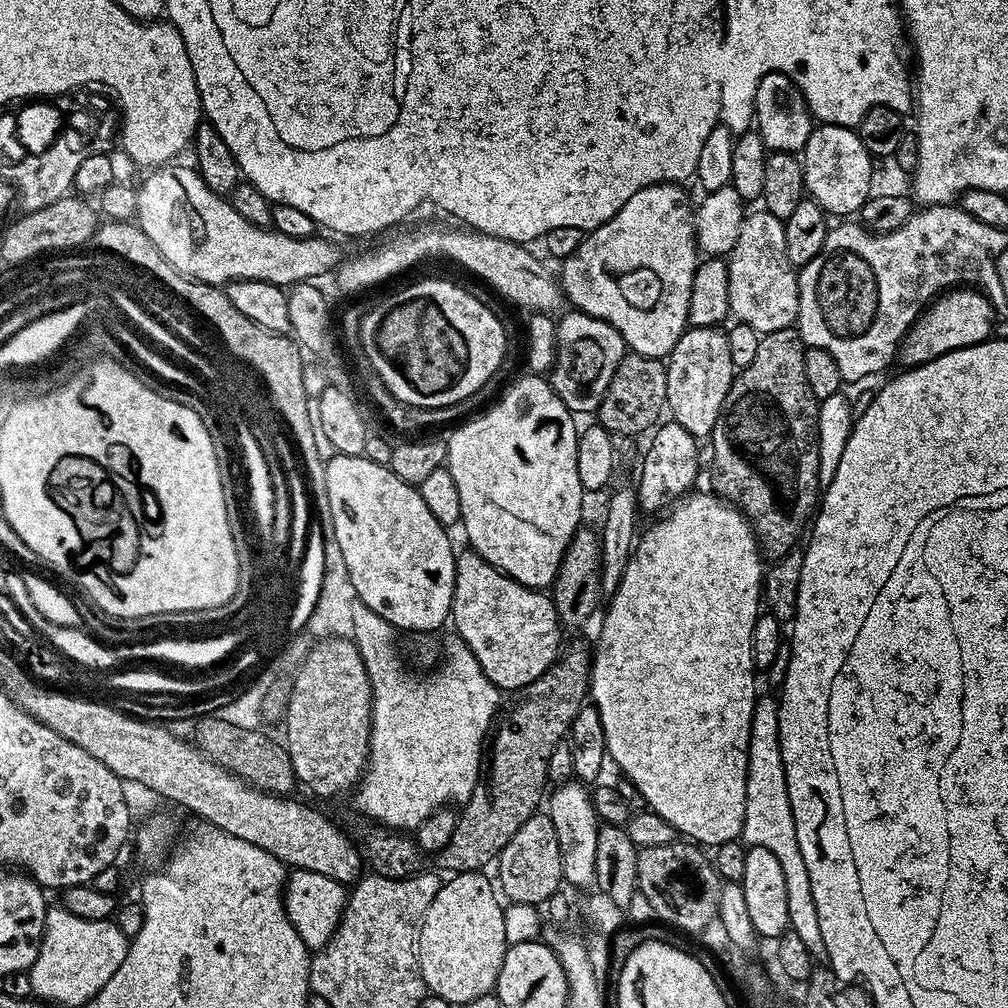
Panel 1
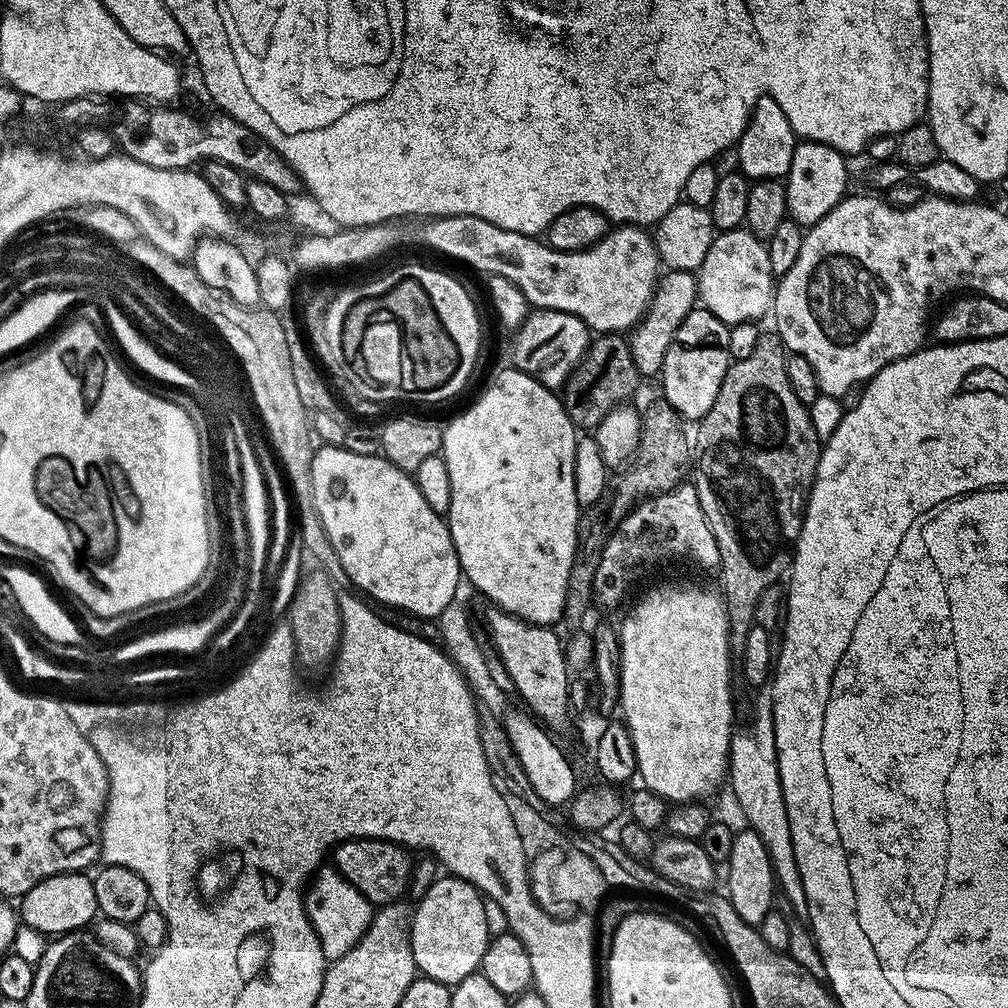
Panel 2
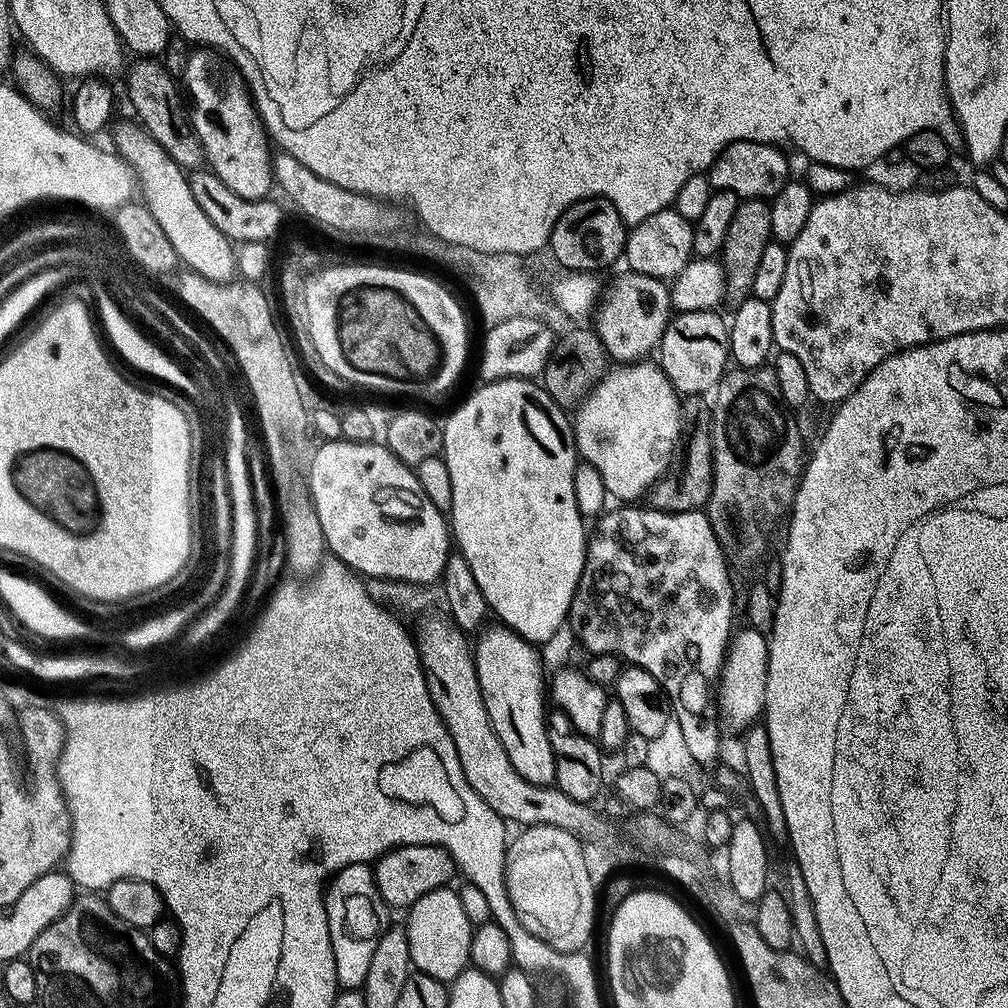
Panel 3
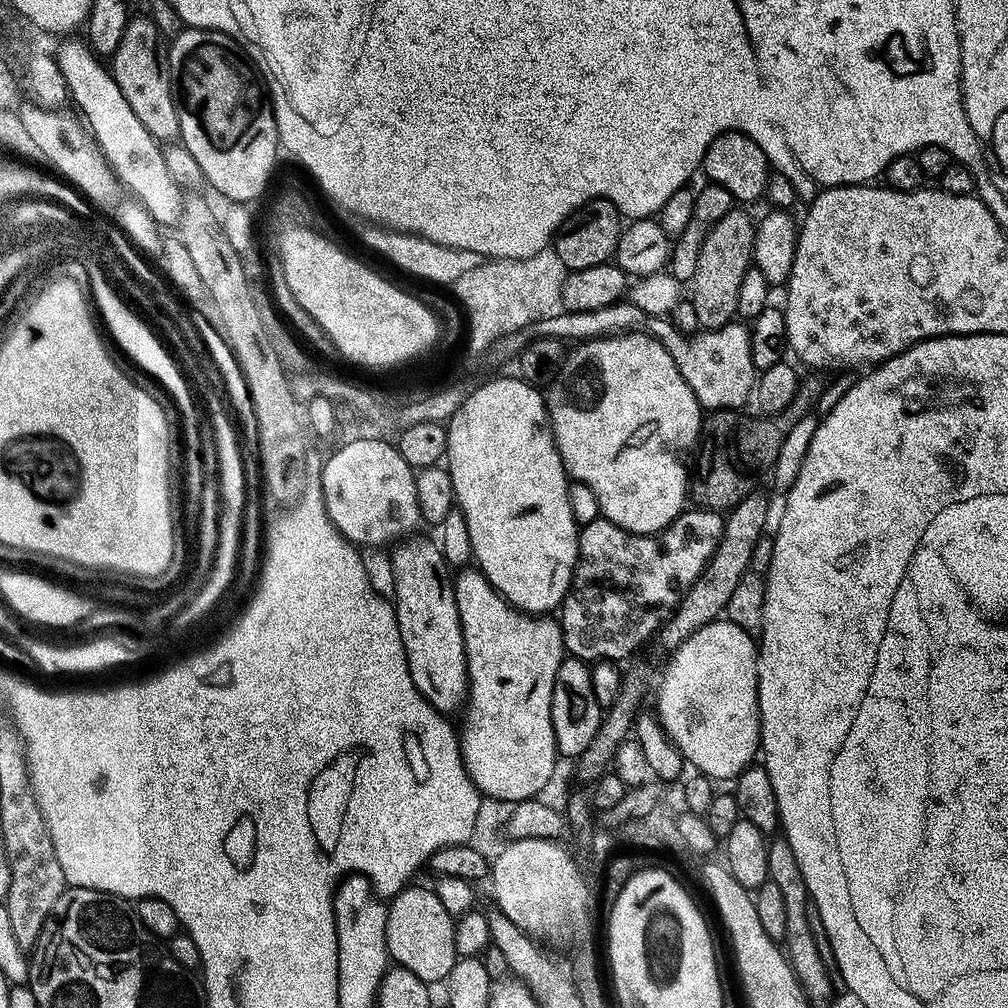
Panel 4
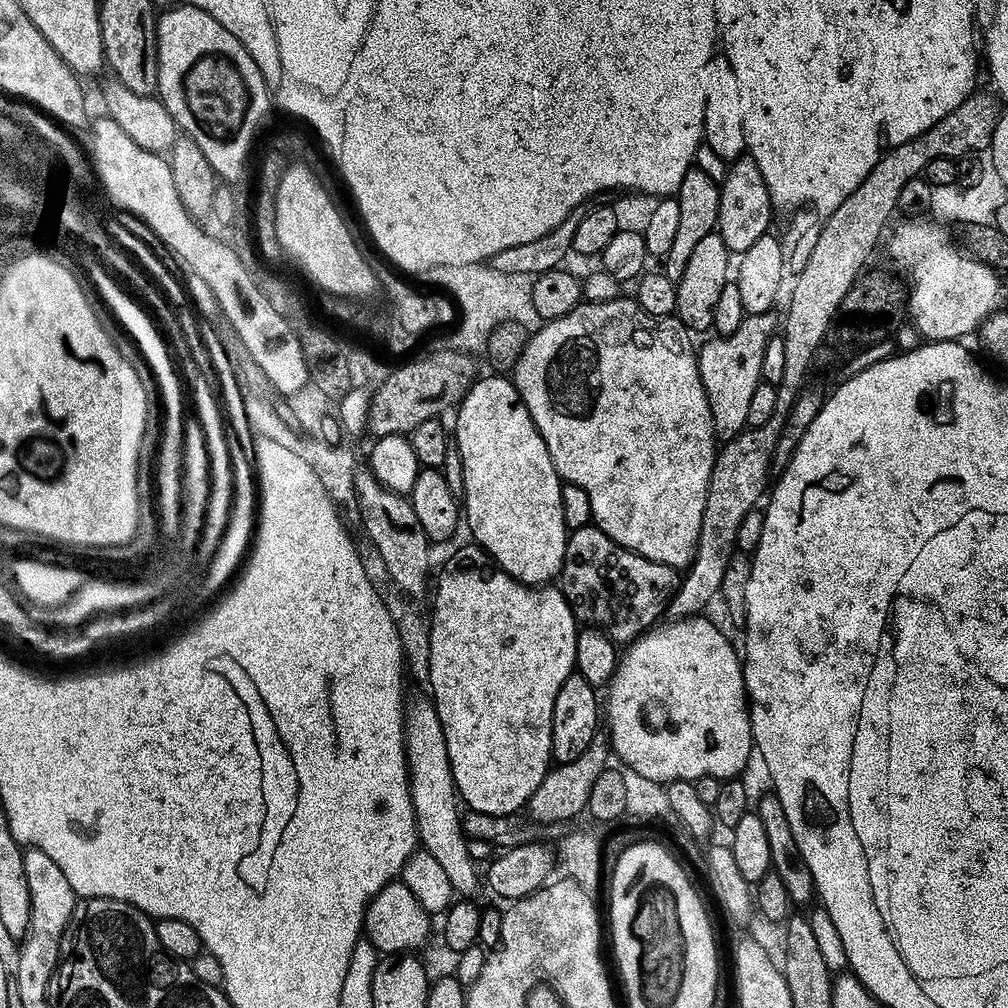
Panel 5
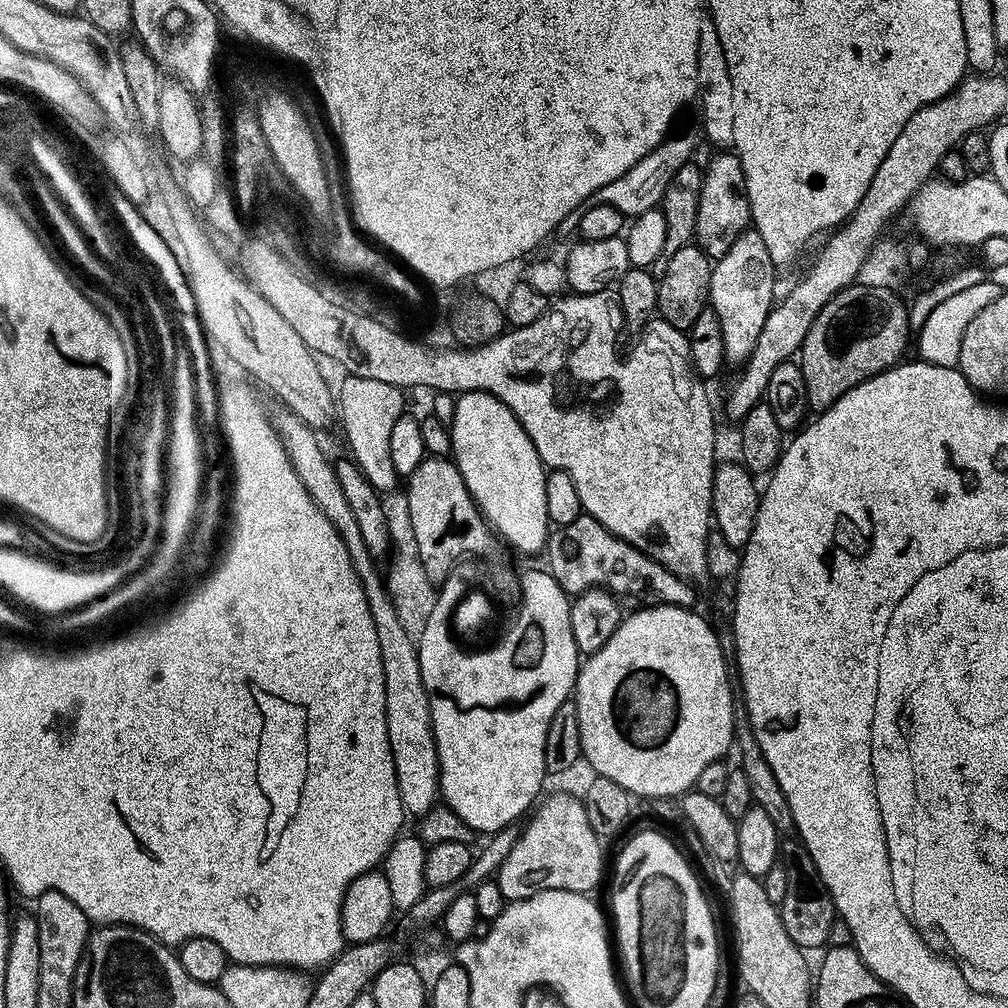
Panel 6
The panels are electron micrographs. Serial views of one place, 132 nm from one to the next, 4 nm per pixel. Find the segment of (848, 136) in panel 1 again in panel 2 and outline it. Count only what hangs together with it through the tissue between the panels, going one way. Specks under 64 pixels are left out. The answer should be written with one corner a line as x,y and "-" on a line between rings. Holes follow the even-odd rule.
822,142
797,143
790,170
784,178
787,215
802,228
812,227
844,198
848,178
847,159
833,145

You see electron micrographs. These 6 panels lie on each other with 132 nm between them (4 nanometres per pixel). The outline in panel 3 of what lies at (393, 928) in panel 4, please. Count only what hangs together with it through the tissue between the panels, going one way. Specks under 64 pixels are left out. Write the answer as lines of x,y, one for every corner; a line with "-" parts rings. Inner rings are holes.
455,887
439,888
414,902
407,909
406,931
411,963
427,976
451,982
458,973
469,967
470,946
474,925
463,910
460,893

